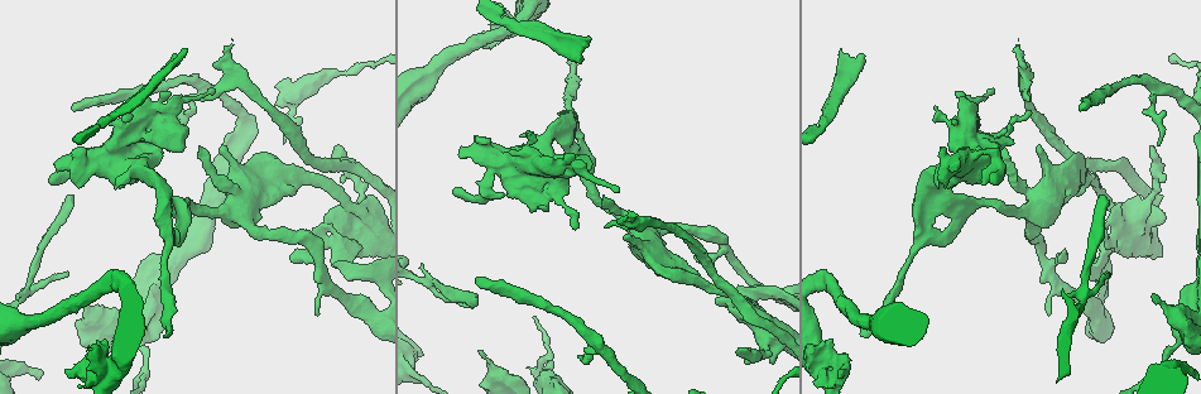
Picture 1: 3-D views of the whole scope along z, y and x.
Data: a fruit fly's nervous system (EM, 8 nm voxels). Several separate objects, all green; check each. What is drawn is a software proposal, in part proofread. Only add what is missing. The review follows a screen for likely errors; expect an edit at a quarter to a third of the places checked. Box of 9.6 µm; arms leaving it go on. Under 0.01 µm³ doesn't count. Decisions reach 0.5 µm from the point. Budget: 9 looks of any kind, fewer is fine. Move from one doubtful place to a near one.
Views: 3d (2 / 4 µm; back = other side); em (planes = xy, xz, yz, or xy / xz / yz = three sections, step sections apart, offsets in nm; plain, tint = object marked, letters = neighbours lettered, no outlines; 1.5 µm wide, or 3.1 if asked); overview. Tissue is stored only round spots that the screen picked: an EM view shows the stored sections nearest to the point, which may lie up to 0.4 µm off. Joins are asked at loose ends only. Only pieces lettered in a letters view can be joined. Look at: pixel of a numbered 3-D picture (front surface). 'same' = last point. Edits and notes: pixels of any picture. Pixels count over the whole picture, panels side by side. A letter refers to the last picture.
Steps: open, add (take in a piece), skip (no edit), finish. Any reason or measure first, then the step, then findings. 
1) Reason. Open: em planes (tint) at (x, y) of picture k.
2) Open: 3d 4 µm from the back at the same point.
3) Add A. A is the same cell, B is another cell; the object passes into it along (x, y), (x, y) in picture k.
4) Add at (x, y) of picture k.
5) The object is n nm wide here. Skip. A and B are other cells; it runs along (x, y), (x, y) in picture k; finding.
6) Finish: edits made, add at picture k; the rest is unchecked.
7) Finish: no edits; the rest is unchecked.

An open end. Open: em planes (letters) at (602, 197) of picture 1.

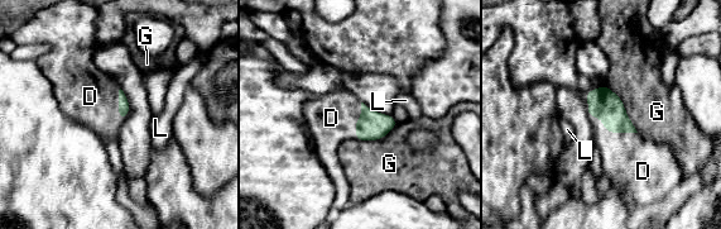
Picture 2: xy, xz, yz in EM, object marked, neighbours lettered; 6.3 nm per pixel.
Add at (631, 163) of picture 2. D is the same cell, G and L are other cells; the neuron continues.

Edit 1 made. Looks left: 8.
An open end. Open: em 3.1 µm planes (letters) at (478, 277) of picture 1.

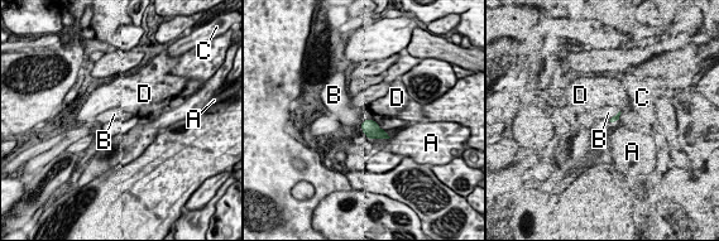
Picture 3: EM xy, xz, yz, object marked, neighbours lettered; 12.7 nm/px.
Add at (608, 112) of picture 3. B is the same cell, A, C and D are other cells; it goes on there.

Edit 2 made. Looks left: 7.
Branch stops here. Open: em planes (letters) at (635, 216) of picture 1.

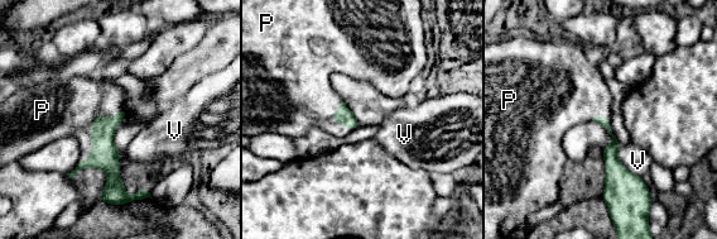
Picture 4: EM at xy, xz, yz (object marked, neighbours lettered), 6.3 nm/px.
Add at (66, 108) of picture 4. P is the same cell, V is another cell; the neuron continues.

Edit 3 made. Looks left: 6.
Branch stops here. Open: em planes (letters) at (578, 60) of picture 1.

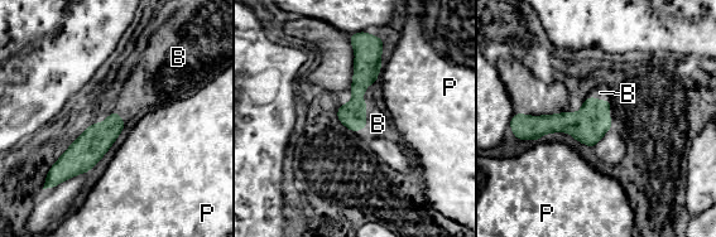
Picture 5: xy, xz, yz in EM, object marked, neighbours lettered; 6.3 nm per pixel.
The object is 160 nm wide here. Add at (378, 124) of picture 5. B is the same cell, P is another cell; the object passes into it along (352, 115), (365, 107), (378, 124) in picture 5; it goes on there.

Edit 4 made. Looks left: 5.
Finish: edits made, add at picture 2, add at picture 3, add at picture 4, add at picture 5; the rest is unchecked.

